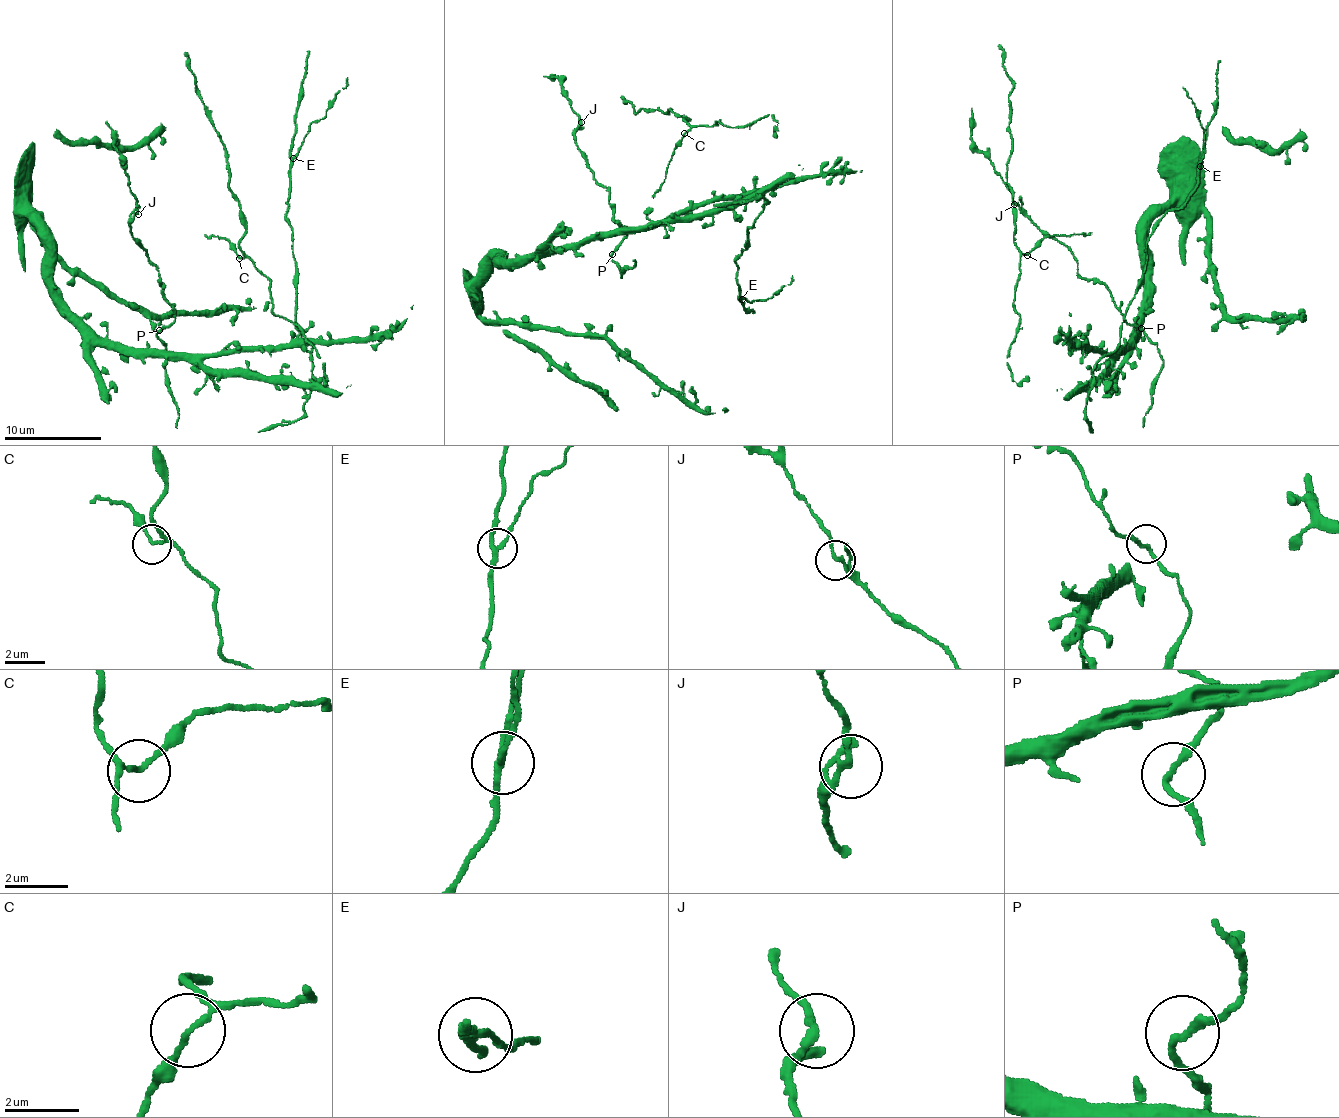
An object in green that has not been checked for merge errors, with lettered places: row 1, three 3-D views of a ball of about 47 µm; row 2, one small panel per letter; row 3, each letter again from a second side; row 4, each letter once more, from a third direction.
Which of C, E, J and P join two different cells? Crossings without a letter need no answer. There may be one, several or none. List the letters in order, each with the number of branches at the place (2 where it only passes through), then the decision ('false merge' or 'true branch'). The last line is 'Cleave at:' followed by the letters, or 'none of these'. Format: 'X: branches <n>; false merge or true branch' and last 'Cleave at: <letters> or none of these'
C: branches 3; true branch
E: branches 3; false merge
J: branches 2; true branch
P: branches 2; true branch
Cleave at: E

